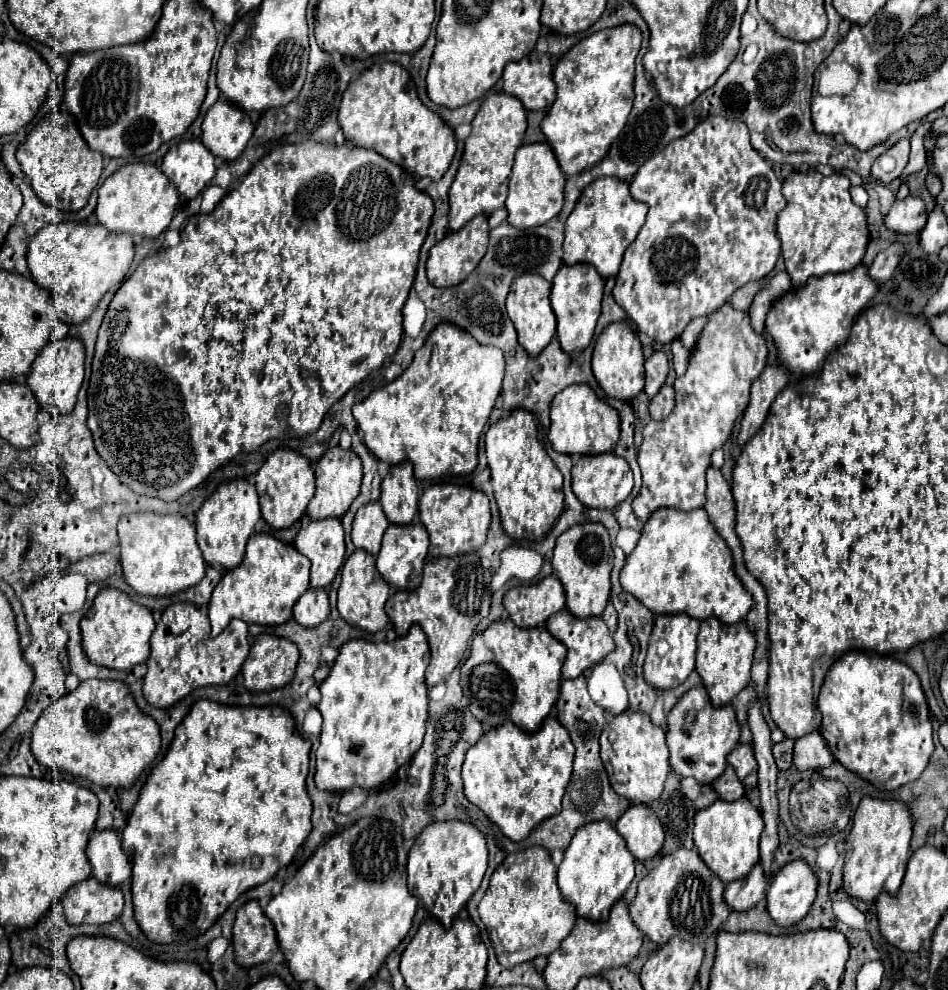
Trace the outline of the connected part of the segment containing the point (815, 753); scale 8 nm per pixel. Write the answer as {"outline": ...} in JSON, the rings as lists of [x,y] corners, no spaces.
{"outline":[[[810,733],[796,741],[794,745],[794,765],[798,771],[808,769],[822,769],[832,765],[834,757],[828,751],[828,745],[824,743],[820,733]]]}

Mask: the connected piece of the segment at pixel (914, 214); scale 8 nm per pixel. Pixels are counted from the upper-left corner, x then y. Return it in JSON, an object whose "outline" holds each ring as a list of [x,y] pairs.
{"outline":[[[906,197],[898,199],[888,215],[884,217],[884,223],[892,231],[900,233],[918,233],[924,229],[928,219],[926,203],[920,197]]]}

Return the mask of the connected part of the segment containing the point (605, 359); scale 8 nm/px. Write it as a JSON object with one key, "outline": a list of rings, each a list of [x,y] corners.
{"outline":[[[628,321],[610,323],[600,337],[596,339],[594,353],[592,353],[592,371],[602,387],[602,391],[612,399],[634,399],[644,389],[644,355],[642,345],[638,341],[636,331],[630,327]]]}

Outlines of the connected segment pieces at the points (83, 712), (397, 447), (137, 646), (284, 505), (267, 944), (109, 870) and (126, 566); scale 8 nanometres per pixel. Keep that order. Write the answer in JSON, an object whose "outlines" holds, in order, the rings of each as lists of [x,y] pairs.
{"outlines":[[[[88,679],[82,681],[74,691],[56,699],[36,721],[32,729],[32,755],[38,763],[50,769],[68,771],[78,777],[86,777],[88,781],[102,787],[128,789],[144,771],[146,765],[154,761],[160,751],[160,729],[156,721],[144,715],[128,687],[122,681],[104,681],[104,679]]],[[[440,323],[434,327],[426,343],[416,351],[410,367],[386,387],[372,391],[362,403],[352,407],[352,415],[358,421],[362,439],[366,447],[376,455],[376,459],[390,465],[410,461],[414,465],[418,479],[434,479],[440,475],[468,475],[478,465],[476,449],[480,433],[488,421],[490,411],[494,409],[496,397],[502,389],[504,377],[504,355],[496,347],[480,345],[472,335]]],[[[100,589],[92,607],[80,621],[82,631],[82,647],[88,659],[96,665],[130,671],[134,665],[144,663],[150,655],[150,635],[154,633],[156,623],[152,619],[152,611],[148,607],[138,605],[120,589]]],[[[276,449],[268,455],[256,473],[256,489],[260,495],[260,509],[264,521],[272,529],[288,529],[304,511],[314,495],[314,471],[306,457],[292,449]]],[[[248,901],[238,909],[232,945],[240,967],[266,963],[278,951],[276,931],[258,901]]],[[[118,831],[96,833],[86,849],[86,855],[92,865],[92,877],[100,883],[120,885],[130,877],[132,855],[122,849]]],[[[138,511],[120,517],[120,563],[126,583],[140,595],[172,595],[202,581],[206,563],[196,543],[196,529],[182,515]]]]}

